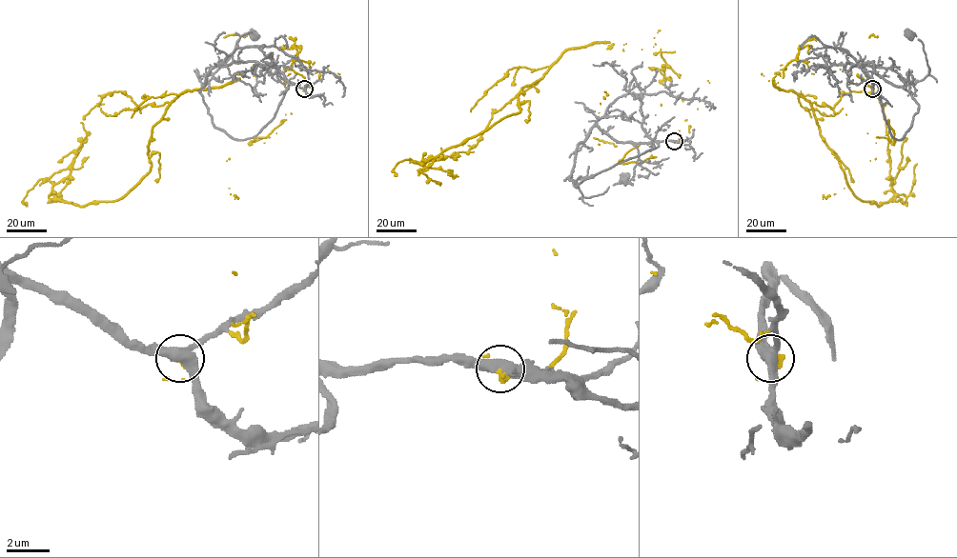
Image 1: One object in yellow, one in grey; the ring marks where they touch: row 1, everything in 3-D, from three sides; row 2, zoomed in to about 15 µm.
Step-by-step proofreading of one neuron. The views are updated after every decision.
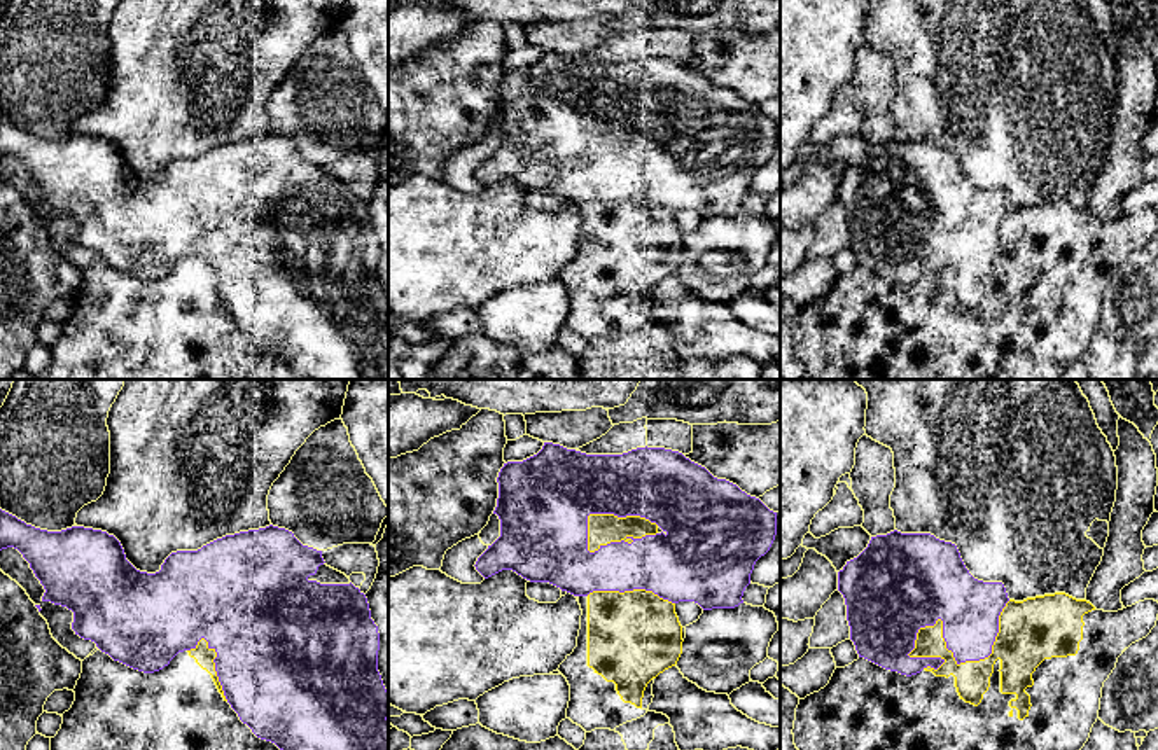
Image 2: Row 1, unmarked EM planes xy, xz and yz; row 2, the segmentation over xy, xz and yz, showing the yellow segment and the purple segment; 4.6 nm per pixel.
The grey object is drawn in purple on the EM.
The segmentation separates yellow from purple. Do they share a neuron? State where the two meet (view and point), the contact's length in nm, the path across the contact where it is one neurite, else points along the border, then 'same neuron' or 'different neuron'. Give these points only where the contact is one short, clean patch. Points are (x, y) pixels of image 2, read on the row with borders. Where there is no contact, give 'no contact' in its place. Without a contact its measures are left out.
meets yellow in yz at (954, 659); contact 550 nm long; different neuron

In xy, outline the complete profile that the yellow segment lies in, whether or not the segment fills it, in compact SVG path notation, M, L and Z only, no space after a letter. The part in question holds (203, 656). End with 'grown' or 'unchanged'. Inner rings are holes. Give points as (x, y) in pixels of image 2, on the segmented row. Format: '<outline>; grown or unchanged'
M201 638L194 649L178 652L163 670L143 673L96 650L82 661L82 673L73 689L75 701L61 715L63 724L51 738L51 750L280 750L275 743L257 738L231 708L215 671L215 657L215 649Z; grown

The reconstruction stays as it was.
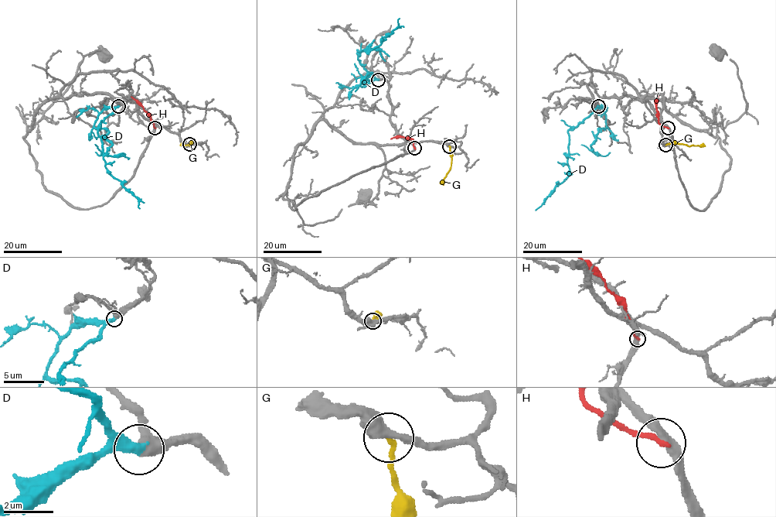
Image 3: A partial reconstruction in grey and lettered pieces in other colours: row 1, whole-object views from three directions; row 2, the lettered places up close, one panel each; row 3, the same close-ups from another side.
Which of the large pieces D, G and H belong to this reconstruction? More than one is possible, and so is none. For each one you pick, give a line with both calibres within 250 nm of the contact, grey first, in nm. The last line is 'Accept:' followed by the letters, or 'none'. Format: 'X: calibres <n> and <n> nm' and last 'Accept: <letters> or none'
D: calibres 550 and 440 nm
Accept: D

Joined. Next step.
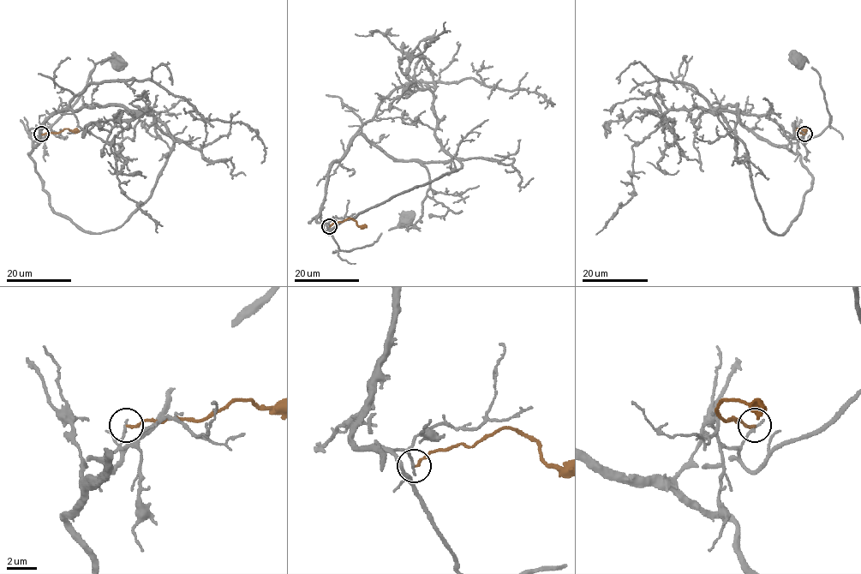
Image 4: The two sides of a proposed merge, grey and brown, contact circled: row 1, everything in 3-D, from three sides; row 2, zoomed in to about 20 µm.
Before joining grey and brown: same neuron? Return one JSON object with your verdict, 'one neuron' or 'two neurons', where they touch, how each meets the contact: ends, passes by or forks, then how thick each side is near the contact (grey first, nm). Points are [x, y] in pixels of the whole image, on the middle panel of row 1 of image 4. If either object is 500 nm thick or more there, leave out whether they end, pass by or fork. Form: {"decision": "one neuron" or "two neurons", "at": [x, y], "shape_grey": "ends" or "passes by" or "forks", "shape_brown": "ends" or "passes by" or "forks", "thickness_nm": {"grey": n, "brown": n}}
{"decision": "two neurons", "at": [329, 226], "shape_grey": "ends", "shape_brown": "ends", "thickness_nm": {"grey": 200, "brown": 180}}

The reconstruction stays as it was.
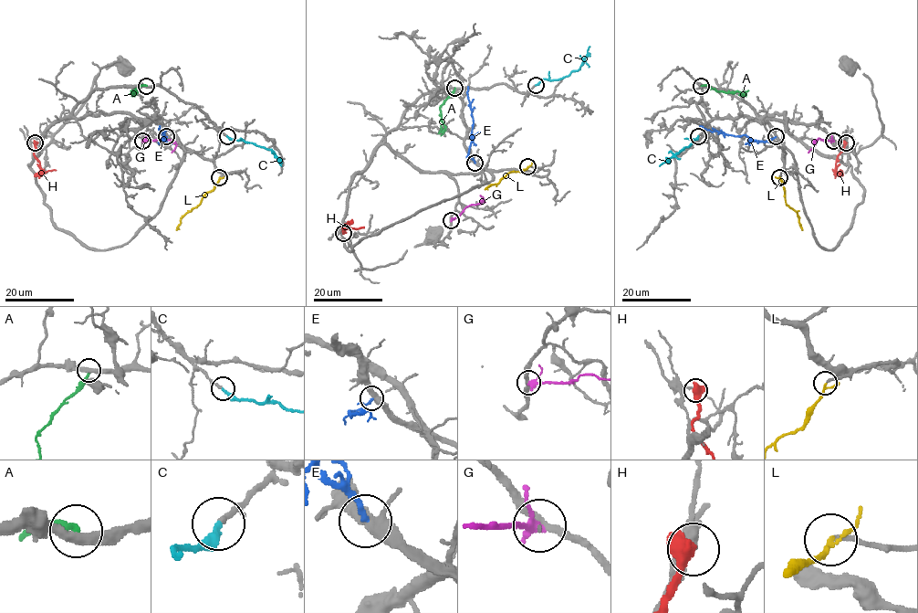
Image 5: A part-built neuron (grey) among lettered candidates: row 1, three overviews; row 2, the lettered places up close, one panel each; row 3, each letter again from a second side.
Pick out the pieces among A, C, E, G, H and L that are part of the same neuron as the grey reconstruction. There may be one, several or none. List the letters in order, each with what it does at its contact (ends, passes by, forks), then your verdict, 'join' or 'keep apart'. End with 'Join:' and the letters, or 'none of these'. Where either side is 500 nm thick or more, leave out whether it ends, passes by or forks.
A: it ends | keep apart
C: it ends | join
E: it ends | keep apart
G: it passes by | keep apart
H: keep apart
L: it passes by | join
Join: C, L

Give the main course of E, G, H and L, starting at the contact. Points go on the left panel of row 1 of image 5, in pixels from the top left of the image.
E: (166, 136), (161, 142), (164, 136), (159, 130), (160, 126)
G: (142, 141), (172, 140), (176, 145), (172, 153)
H: (34, 143), (33, 154), (39, 162), (40, 173), (56, 170)
L: (219, 177), (215, 186), (181, 218), (176, 229)

